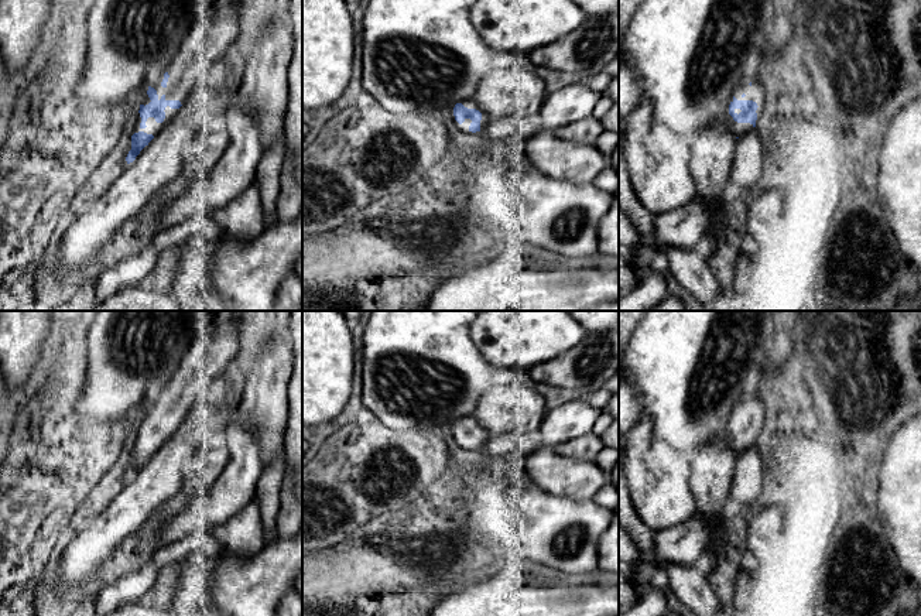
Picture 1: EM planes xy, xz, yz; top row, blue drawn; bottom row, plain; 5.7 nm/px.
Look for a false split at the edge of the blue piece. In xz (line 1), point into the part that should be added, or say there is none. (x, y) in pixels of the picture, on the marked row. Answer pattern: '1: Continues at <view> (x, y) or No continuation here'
1: Continues at xz (464, 127)

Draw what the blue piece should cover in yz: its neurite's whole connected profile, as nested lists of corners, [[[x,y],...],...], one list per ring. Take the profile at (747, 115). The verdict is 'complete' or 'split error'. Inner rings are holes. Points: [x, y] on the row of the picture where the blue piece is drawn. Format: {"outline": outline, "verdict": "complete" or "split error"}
{"outline": [[[744,78],[737,83],[726,112],[727,129],[736,138],[757,126],[764,102],[766,93],[760,81]]], "verdict": "split error"}

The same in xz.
{"outline": [[[473,99],[451,106],[446,116],[455,123],[459,131],[476,136],[485,136],[485,127],[492,120],[479,109],[479,105]]], "verdict": "split error"}

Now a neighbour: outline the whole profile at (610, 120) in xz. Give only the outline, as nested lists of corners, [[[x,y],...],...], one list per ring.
[[[619,100],[613,102],[610,110],[600,119],[605,130],[619,133]]]

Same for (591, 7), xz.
[[[574,0],[586,17],[619,13],[619,0]]]

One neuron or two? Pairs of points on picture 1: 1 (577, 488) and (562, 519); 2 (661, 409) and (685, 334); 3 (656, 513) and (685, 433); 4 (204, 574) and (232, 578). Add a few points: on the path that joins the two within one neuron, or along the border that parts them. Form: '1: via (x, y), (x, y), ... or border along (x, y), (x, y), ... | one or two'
1: border along (540, 489), (548, 493), (591, 500) | two
2: via (680, 390), (684, 386), (685, 352) | one
3: border along (651, 430), (656, 437), (681, 452) | two
4: border along (226, 553), (221, 558), (211, 581), (208, 601) | two

